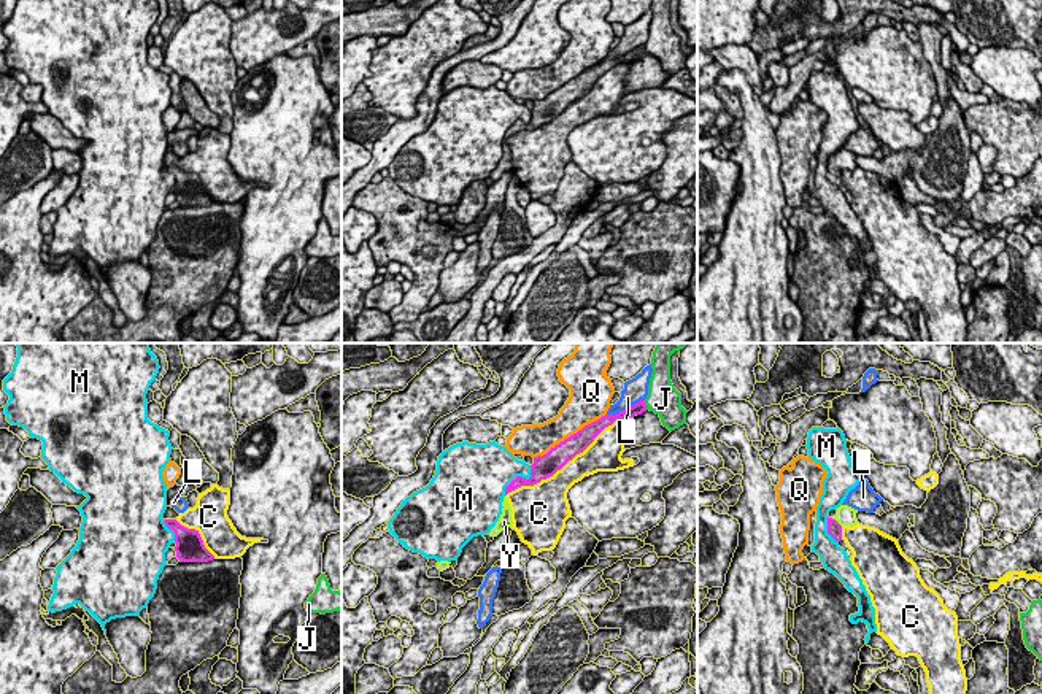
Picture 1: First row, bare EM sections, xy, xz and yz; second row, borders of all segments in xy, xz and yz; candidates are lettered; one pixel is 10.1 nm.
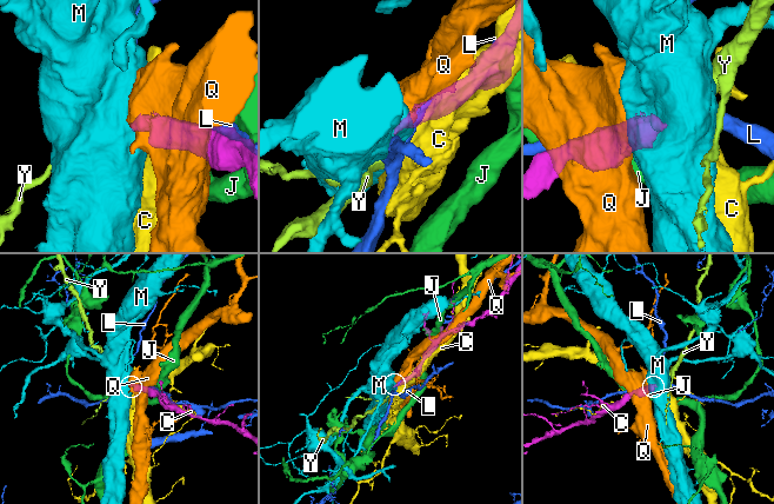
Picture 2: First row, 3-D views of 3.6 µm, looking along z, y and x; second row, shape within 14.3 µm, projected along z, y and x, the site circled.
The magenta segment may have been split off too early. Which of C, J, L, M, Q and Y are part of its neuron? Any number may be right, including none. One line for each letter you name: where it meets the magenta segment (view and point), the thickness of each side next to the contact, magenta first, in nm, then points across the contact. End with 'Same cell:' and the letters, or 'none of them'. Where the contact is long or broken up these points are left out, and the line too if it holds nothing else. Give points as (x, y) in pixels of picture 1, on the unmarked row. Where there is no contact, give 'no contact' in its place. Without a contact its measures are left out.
Y: contact yz (836, 165); calibres 160 and 190 nm; way yz (834, 173), (836, 165), (845, 159)
Same cell: Y

